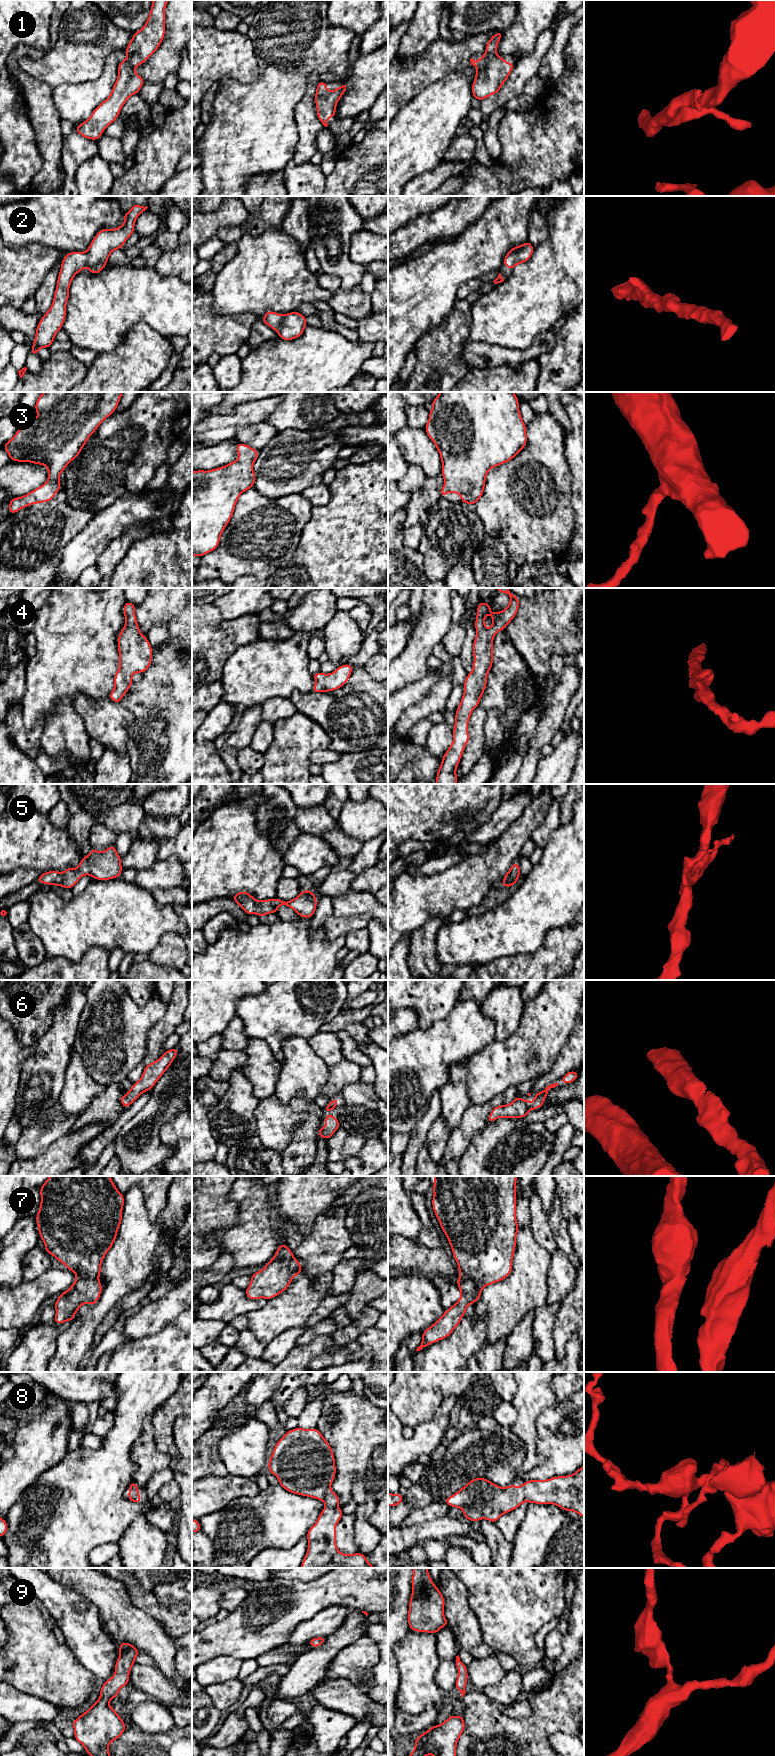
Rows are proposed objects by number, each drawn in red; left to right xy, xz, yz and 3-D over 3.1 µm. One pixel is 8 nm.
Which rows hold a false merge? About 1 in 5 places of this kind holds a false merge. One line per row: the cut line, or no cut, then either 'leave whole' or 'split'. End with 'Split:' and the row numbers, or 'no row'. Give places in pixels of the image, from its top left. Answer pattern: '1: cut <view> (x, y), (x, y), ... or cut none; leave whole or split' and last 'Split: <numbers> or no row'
1: cut none; leave whole
2: cut none; leave whole
3: cut none; leave whole
4: cut none; leave whole
5: cut none; leave whole
6: cut none; leave whole
7: cut none; leave whole
8: cut none; leave whole
9: cut none; leave whole
Split: no row

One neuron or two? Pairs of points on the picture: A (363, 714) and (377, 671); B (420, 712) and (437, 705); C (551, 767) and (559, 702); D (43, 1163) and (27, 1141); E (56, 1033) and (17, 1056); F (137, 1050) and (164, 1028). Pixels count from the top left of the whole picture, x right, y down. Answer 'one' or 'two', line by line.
A: two
B: one
C: two
D: two
E: two
F: two

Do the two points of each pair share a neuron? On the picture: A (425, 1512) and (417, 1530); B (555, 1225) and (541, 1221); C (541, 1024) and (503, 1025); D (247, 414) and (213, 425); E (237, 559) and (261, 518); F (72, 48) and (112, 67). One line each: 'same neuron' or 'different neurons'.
A: different neurons
B: different neurons
C: different neurons
D: same neuron
E: same neuron
F: different neurons

